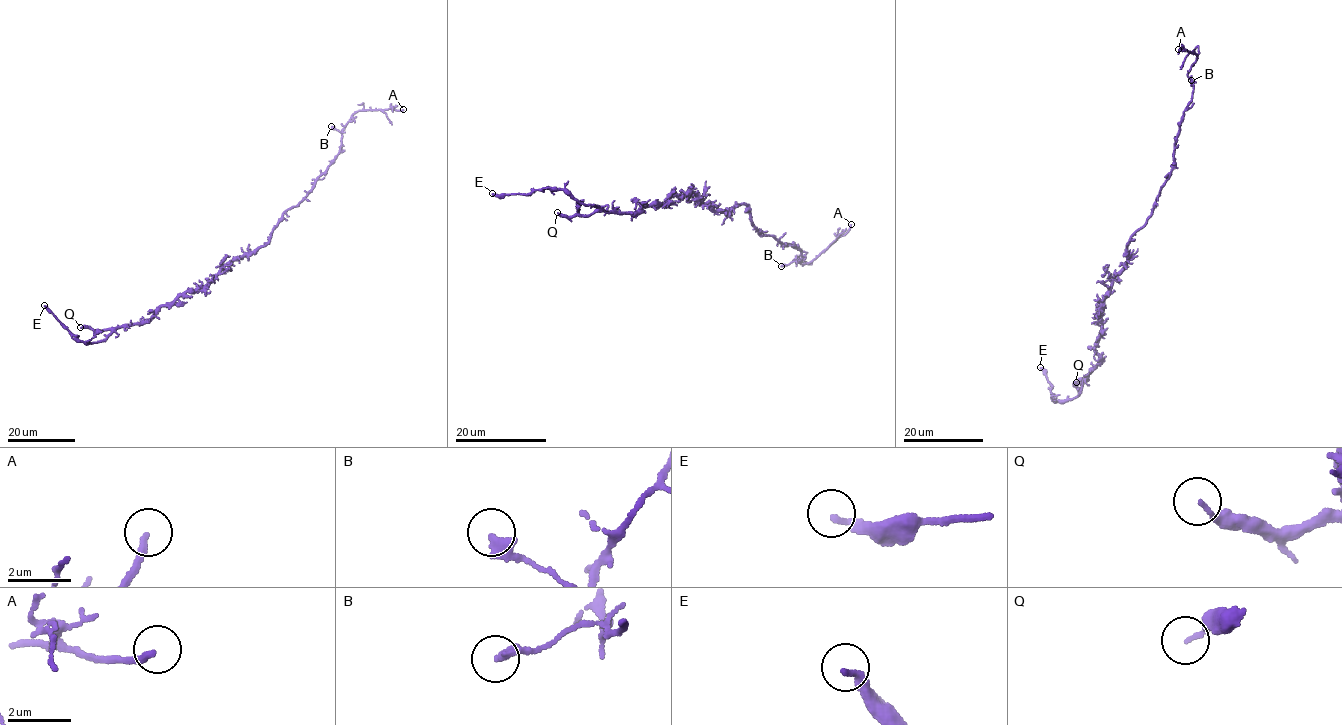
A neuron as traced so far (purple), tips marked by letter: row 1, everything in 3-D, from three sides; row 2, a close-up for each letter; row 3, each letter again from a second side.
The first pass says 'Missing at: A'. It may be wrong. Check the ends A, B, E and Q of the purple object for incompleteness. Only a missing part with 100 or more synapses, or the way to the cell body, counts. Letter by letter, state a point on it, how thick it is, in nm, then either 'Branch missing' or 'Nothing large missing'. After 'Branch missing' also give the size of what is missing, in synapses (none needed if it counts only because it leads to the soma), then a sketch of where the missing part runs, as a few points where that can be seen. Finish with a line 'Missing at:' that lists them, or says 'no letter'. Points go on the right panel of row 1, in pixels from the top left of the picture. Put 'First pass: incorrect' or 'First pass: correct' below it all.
A: Place: (1178, 49). Thickness 240 nm. Branch missing
B: Place: (1191, 80). Thickness 320 nm. Nothing large missing
E: Place: (1040, 367). Thickness 200 nm. Nothing large missing
Q: Place: (1076, 382). Thickness 110 nm. Nothing large missing
Missing at: A
First pass: correct

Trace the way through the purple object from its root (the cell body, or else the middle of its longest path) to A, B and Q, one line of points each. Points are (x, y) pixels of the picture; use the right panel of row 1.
A: (1128, 260), (1126, 246), (1146, 222), (1170, 174), (1184, 110), (1192, 99), (1187, 74), (1198, 56), (1178, 49)
B: (1128, 260), (1126, 246), (1130, 237), (1146, 222), (1173, 165), (1182, 117), (1192, 99), (1191, 80)
Q: (1128, 260), (1115, 274), (1097, 315), (1101, 333), (1095, 349), (1100, 362), (1088, 372), (1088, 379), (1076, 382)

